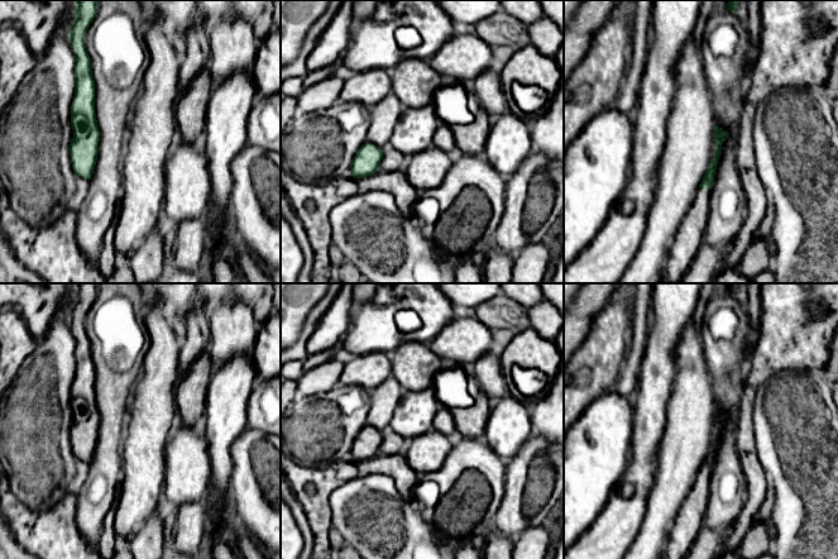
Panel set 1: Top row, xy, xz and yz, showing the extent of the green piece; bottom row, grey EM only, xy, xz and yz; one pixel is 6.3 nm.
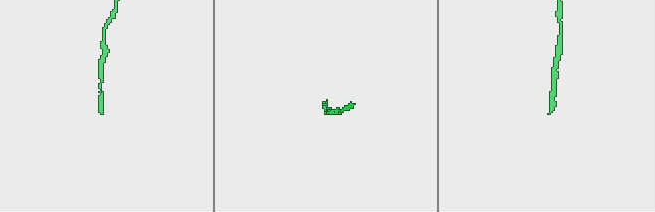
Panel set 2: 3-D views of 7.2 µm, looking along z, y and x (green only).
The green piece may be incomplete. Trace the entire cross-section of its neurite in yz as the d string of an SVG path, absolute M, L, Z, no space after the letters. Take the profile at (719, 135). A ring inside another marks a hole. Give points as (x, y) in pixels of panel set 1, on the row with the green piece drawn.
M714 126L713 144L717 145L714 158L710 159L710 164L699 185L695 199L670 245L667 258L659 274L661 283L680 283L683 273L690 268L700 249L708 223L709 200L717 171L717 162L722 154L722 144L728 135L729 134L722 128Z

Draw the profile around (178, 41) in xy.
M174 30L171 39L177 57L182 61L186 57L186 38L178 30Z

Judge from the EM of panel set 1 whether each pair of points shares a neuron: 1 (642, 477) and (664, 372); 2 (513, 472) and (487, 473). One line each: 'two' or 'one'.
1: one
2: two

